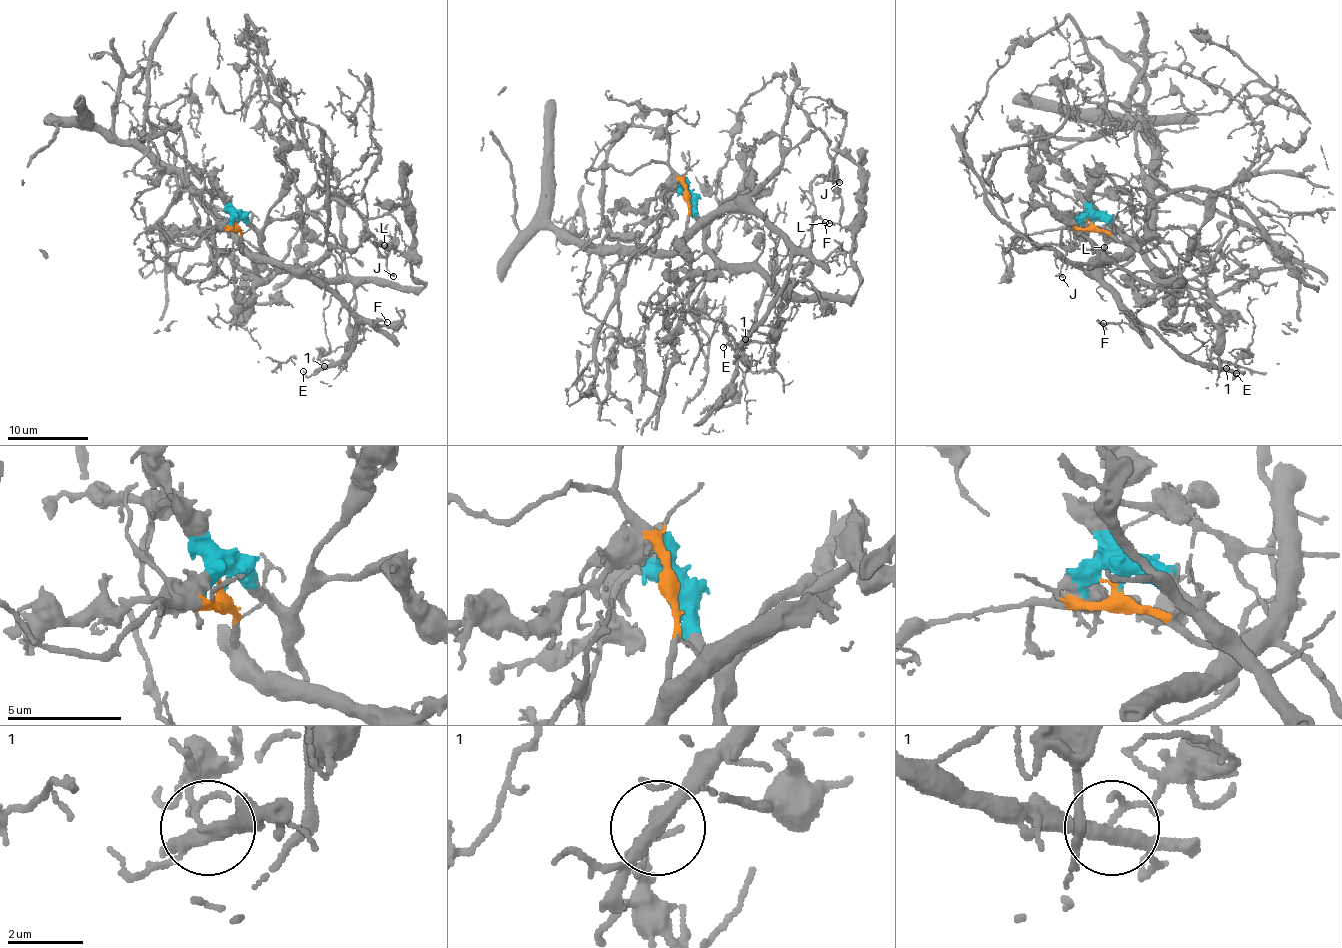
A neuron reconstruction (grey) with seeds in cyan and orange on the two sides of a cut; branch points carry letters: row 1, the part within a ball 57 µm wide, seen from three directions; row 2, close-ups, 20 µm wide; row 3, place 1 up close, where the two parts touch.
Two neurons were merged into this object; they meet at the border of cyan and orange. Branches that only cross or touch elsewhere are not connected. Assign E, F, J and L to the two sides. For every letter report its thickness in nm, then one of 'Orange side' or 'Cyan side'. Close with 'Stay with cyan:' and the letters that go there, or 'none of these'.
E: Thickness 110 nm. Orange side
F: Thickness 120 nm. Orange side
J: Thickness 140 nm. Orange side
L: Thickness 200 nm. Cyan side
Stay with cyan: L

